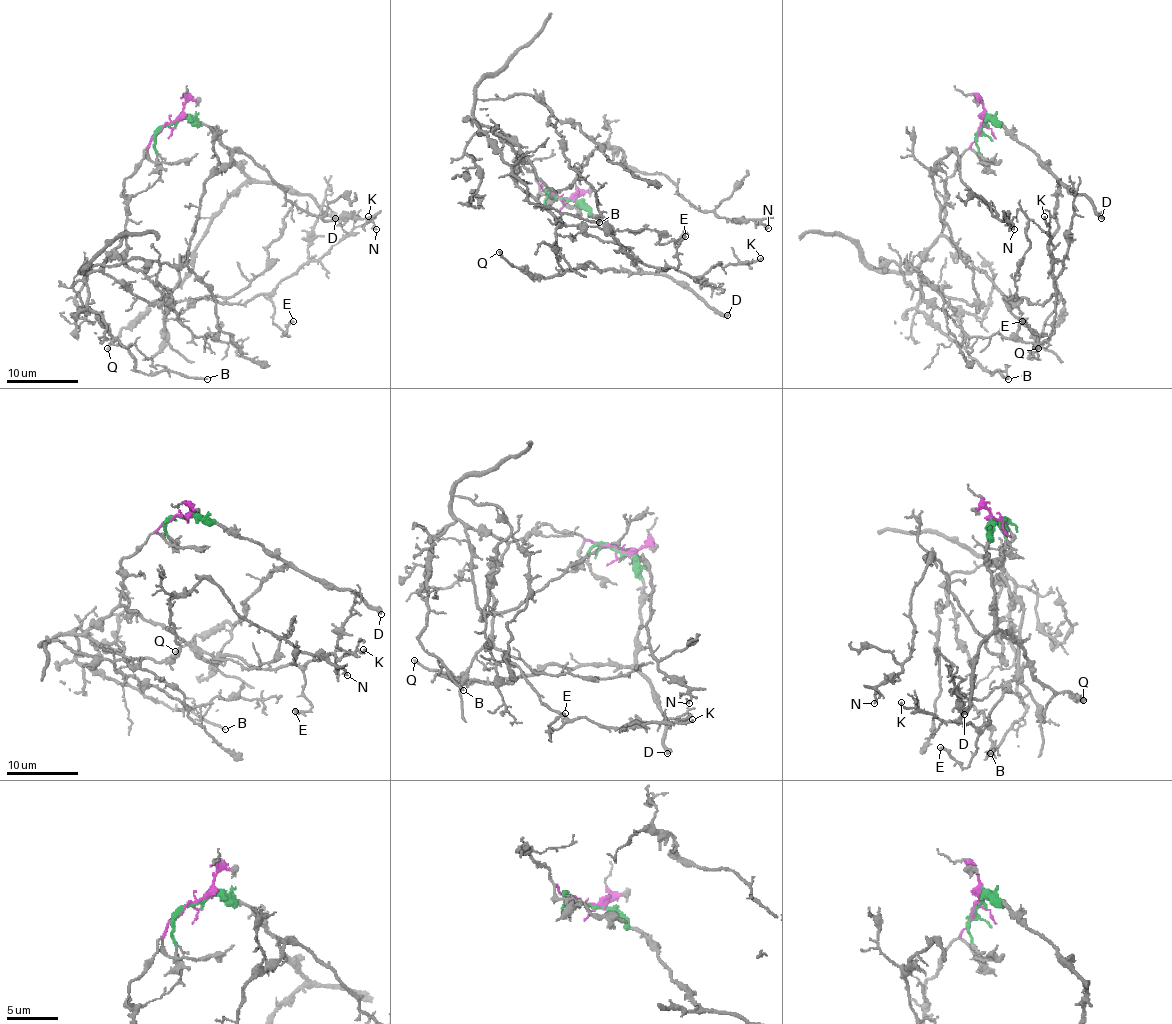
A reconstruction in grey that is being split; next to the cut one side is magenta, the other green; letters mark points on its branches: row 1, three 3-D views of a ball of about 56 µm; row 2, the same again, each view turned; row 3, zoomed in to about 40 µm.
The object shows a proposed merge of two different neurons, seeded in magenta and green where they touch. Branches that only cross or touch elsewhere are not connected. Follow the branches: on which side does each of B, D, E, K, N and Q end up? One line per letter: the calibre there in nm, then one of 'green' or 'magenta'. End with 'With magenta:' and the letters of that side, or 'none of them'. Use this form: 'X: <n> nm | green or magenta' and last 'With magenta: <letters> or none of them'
B: 190 nm | magenta
D: 440 nm | green
E: 190 nm | magenta
K: 130 nm | magenta
N: 190 nm | magenta
Q: 240 nm | green
With magenta: B, E, K, N

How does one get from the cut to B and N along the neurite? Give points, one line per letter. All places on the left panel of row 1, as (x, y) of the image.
B: (170, 124), (124, 181), (126, 233), (85, 277), (88, 308), (140, 372), (208, 379)
N: (170, 124), (124, 181), (103, 270), (136, 297), (176, 286), (234, 151), (306, 212), (377, 229)

